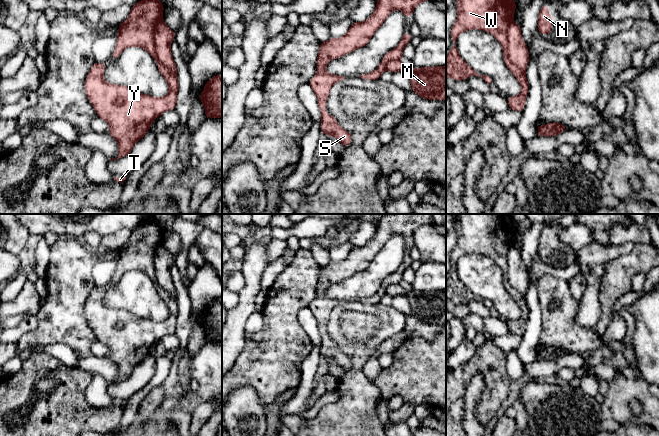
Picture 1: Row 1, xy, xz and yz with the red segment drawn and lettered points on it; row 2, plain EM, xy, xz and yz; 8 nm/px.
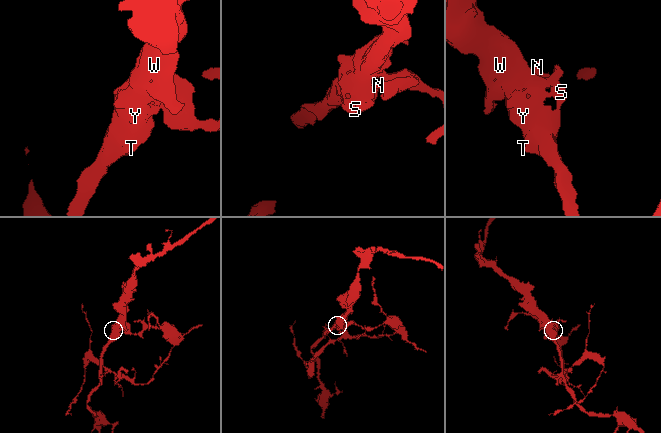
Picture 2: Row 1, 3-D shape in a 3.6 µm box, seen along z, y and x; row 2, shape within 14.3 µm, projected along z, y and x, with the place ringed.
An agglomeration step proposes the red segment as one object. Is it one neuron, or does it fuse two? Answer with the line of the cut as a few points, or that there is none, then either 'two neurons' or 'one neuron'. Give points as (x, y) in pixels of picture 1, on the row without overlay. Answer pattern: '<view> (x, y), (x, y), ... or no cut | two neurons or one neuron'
xy (161, 244), (157, 249), (154, 260), (155, 282), (176, 300) | two neurons

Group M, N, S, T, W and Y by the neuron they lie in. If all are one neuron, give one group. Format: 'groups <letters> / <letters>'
groups M N / S T W Y

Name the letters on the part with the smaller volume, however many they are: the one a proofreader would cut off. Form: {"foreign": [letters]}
{"foreign": ["M", "N"]}

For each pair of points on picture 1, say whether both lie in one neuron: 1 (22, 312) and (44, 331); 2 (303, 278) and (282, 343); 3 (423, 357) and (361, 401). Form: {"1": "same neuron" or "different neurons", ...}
{"1": "different neurons", "2": "same neuron", "3": "different neurons"}

